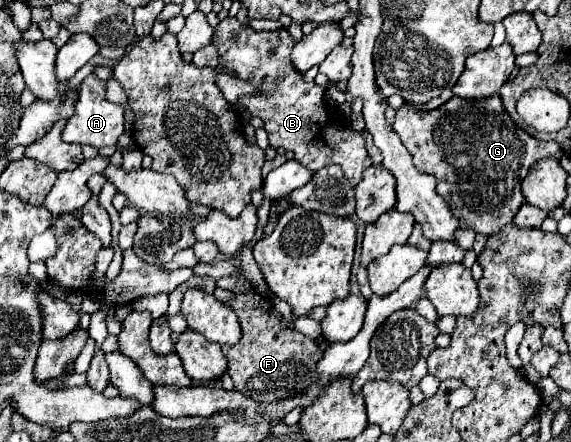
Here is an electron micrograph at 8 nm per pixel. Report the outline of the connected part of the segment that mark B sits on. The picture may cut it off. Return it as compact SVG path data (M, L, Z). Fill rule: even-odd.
M226 17L214 33L212 45L216 45L220 51L222 67L236 71L240 79L250 81L258 89L256 95L238 99L238 105L266 121L264 129L268 133L270 145L294 151L294 159L312 171L336 163L342 167L352 185L362 179L362 171L372 165L364 137L358 131L332 121L328 117L330 109L324 99L324 87L306 83L302 75L292 71L290 51L294 43L286 29L256 33L252 27L240 25L234 17Z

